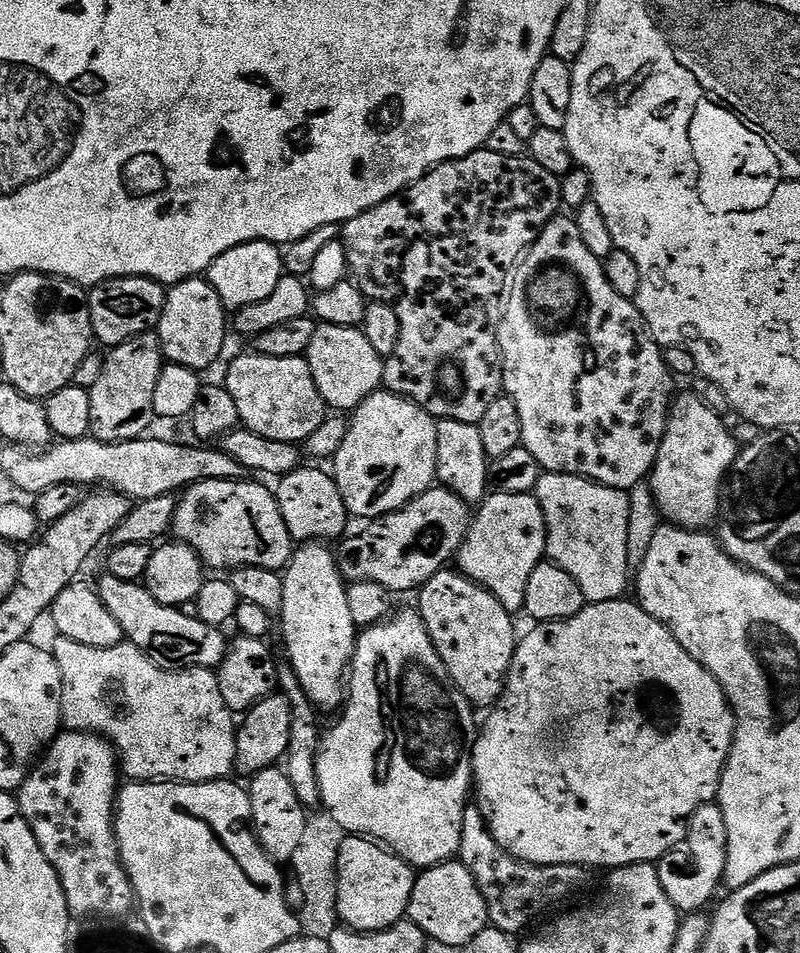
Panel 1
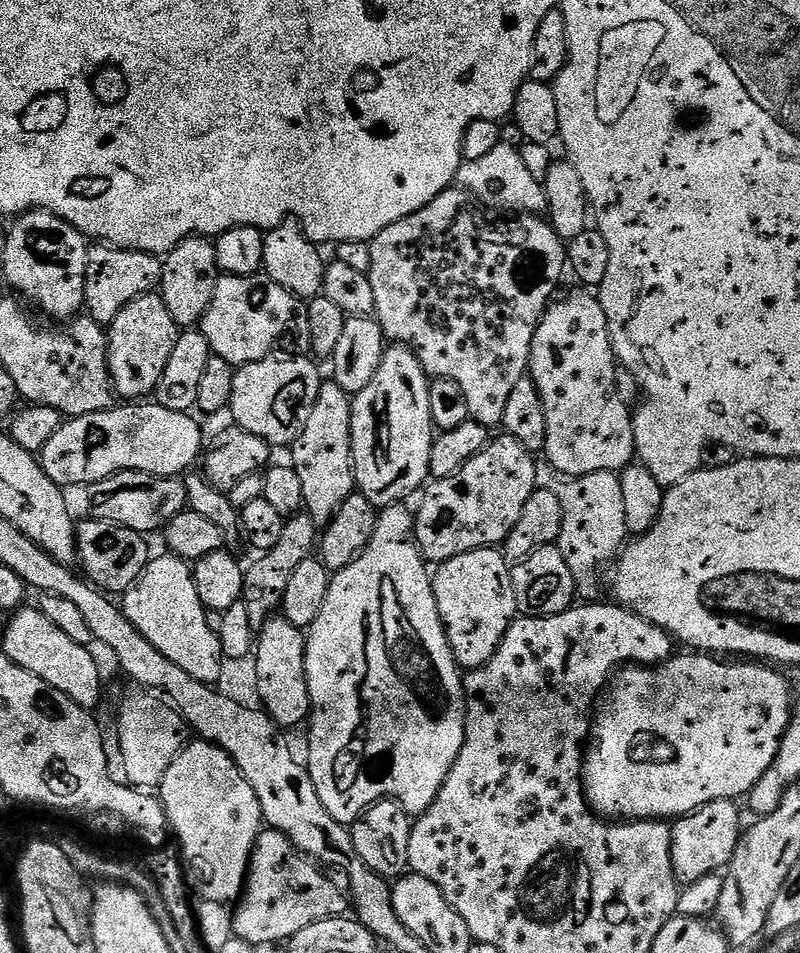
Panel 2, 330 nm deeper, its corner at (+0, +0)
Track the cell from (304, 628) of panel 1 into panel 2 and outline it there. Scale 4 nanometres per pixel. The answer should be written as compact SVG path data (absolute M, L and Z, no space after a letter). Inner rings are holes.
M334 382L321 383L318 398L310 410L310 418L306 418L302 434L298 434L298 438L290 445L290 467L302 481L304 508L317 526L328 525L342 502L346 502L346 498L350 498L357 491L356 471L352 465L352 401L353 397L346 390L342 390L342 386Z

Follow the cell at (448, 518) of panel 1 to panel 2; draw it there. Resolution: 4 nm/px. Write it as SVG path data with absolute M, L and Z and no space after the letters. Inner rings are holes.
M500 434L500 437L489 439L488 444L470 462L466 462L454 474L441 480L432 480L423 489L424 501L420 509L415 509L416 540L420 543L425 561L443 562L458 554L466 554L479 548L495 548L503 545L510 530L518 526L518 518L522 518L522 509L530 502L536 491L536 462L537 457L522 446L522 442L513 436Z

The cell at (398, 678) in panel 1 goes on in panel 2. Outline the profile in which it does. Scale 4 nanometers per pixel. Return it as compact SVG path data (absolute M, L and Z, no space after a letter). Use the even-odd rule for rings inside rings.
M407 503L389 504L379 509L374 526L374 534L366 550L350 566L332 576L326 602L322 602L322 614L314 618L311 628L306 632L304 661L306 662L306 682L312 699L310 725L307 729L309 744L306 747L309 760L306 763L310 778L318 790L318 798L338 823L350 826L369 806L382 799L397 800L410 814L423 814L438 798L438 790L446 782L464 741L464 723L468 713L468 702L464 695L464 676L457 664L448 636L444 633L444 624L440 621L438 606L432 589L432 576L426 563L420 543L416 540L416 518L413 509Z

